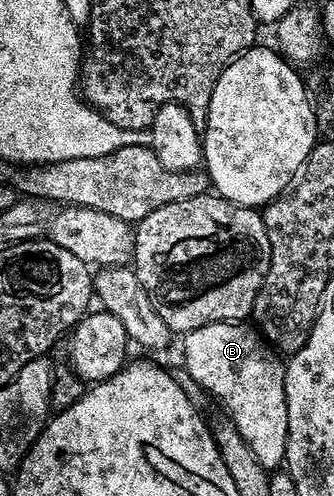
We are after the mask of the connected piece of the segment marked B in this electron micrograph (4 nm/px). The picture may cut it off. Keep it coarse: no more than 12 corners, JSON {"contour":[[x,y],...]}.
{"contour":[[248,326],[182,335],[182,365],[259,463],[287,457],[285,362]]}

